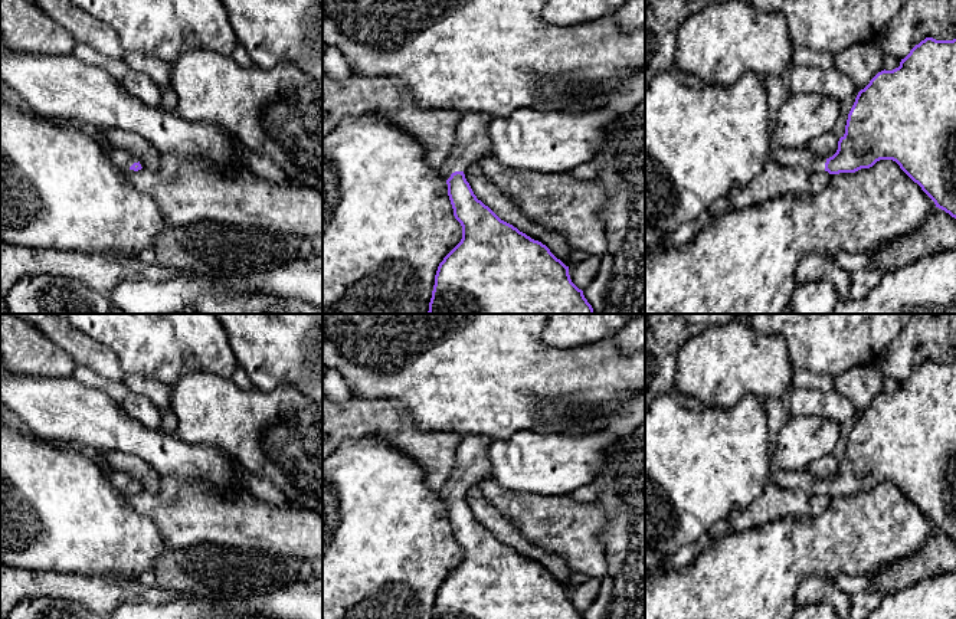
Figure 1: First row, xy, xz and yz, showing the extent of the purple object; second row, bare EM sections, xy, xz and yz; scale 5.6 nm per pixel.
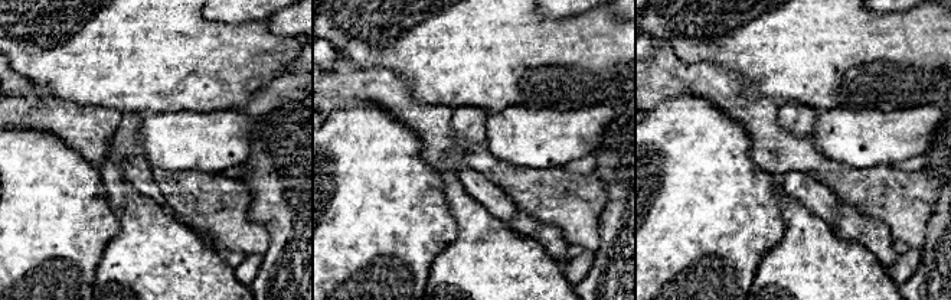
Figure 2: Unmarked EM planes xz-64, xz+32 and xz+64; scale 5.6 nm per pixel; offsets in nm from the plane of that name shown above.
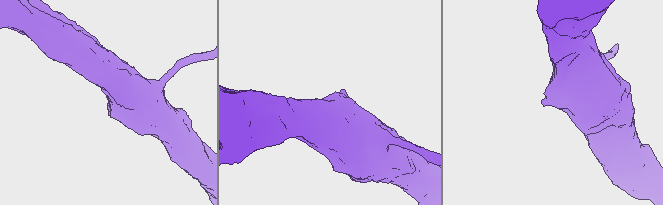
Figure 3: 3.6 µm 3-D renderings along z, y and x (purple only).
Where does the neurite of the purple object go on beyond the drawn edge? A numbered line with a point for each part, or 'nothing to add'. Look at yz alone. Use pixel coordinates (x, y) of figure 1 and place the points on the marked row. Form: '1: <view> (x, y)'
1: yz (806, 159)

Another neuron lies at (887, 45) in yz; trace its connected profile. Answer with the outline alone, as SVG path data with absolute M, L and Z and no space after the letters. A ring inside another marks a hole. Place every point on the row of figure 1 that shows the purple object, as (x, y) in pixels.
M907 0L875 42L884 55L901 60L926 37L956 39L956 0Z

